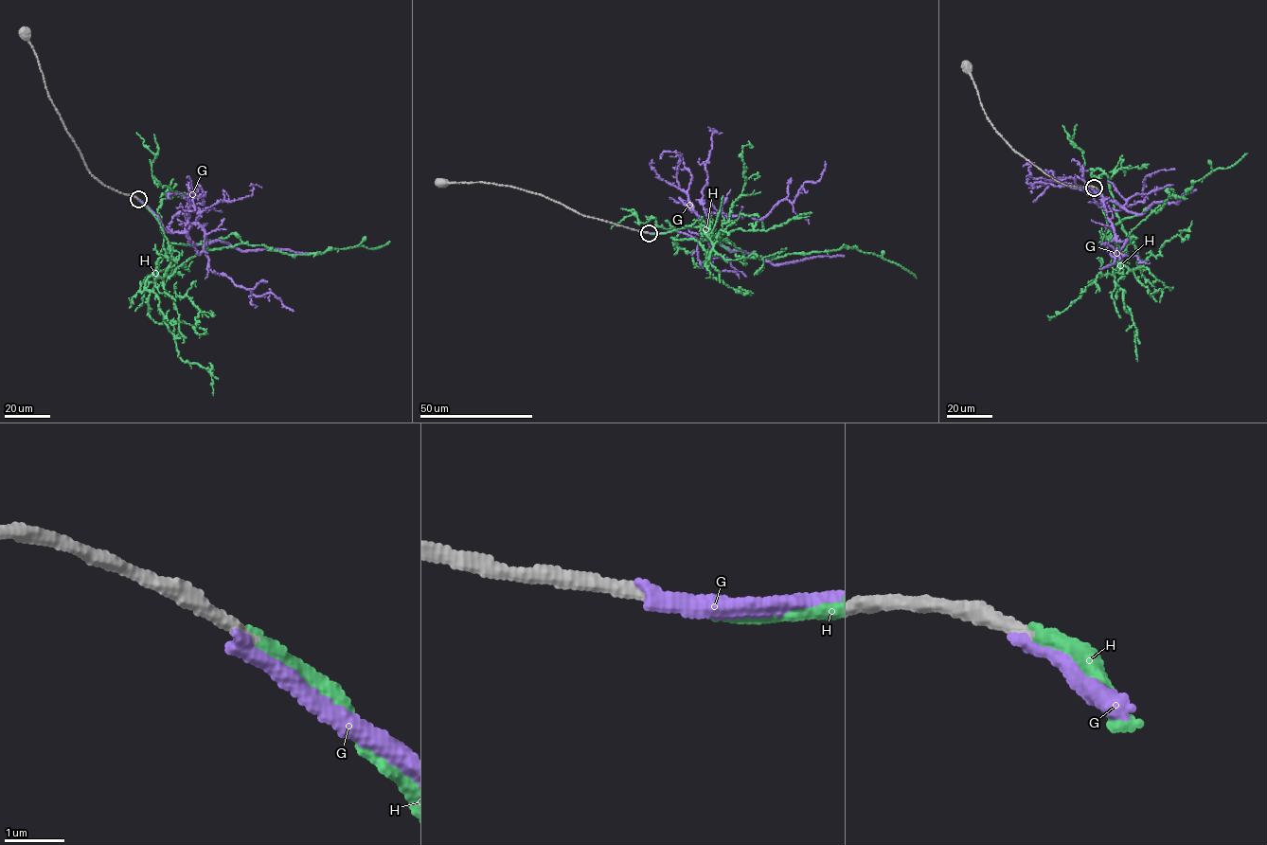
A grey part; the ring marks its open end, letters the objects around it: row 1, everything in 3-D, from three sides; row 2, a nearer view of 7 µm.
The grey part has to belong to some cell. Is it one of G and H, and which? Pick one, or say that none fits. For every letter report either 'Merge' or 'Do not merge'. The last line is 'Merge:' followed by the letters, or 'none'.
G: Do not merge
H: Merge
Merge: H

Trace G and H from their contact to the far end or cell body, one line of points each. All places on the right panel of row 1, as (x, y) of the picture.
G: (1094, 187), (1122, 207), (1104, 198), (1116, 242), (1127, 240), (1099, 268)
H: (1094, 187), (1108, 228), (1145, 208), (1159, 211), (1171, 195), (1187, 194), (1192, 183), (1229, 167), (1246, 152)

